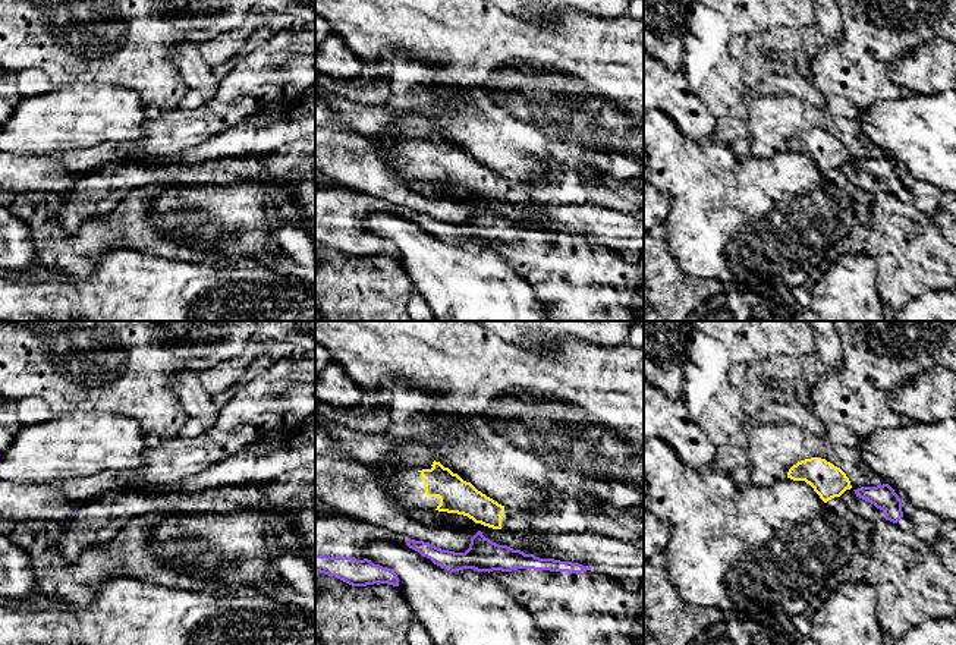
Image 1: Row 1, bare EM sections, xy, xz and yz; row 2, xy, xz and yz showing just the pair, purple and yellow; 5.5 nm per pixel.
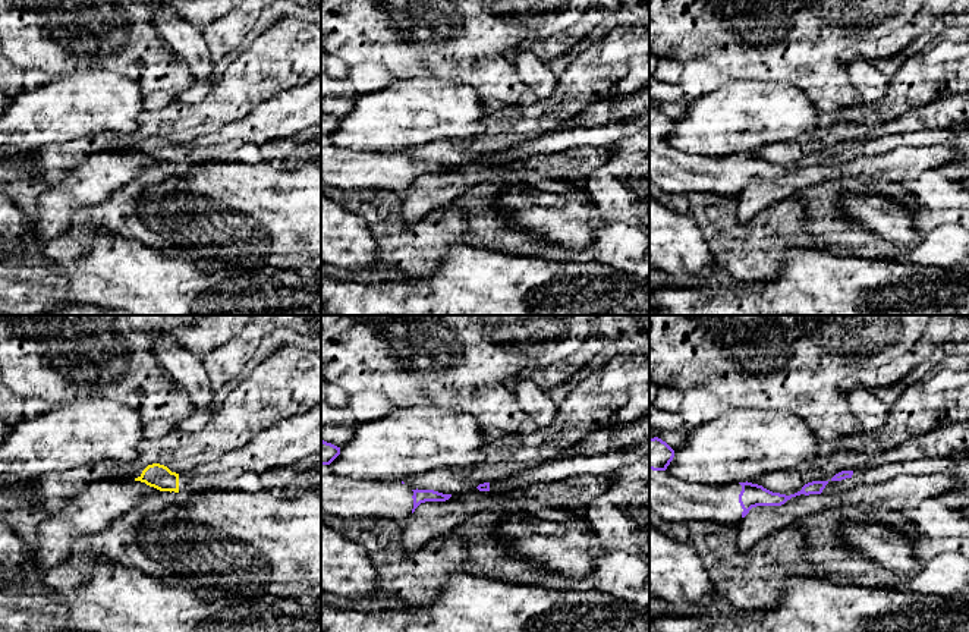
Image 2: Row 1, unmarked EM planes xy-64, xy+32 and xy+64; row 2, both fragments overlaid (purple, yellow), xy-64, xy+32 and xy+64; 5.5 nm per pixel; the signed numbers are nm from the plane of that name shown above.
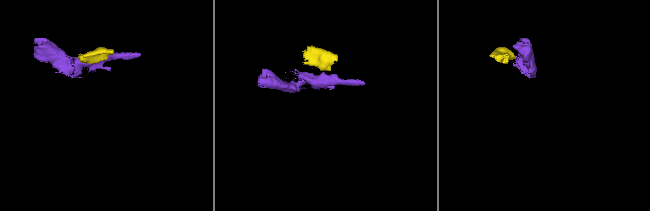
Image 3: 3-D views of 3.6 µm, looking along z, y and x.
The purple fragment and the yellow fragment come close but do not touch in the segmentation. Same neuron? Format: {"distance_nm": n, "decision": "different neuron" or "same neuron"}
{"distance_nm": 20, "decision": "different neuron"}

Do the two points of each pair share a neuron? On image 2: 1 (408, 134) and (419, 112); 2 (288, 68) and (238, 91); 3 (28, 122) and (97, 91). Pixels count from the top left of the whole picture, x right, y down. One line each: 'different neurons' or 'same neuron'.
1: same neuron
2: same neuron
3: same neuron

